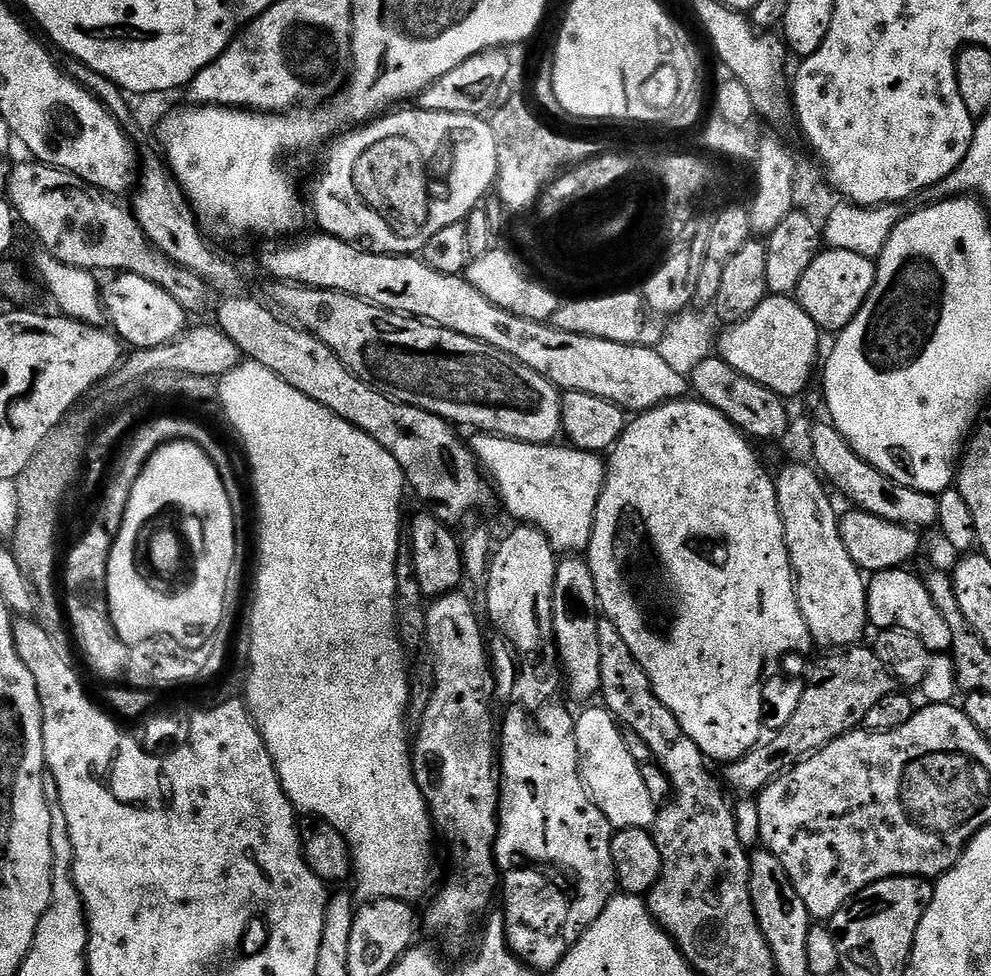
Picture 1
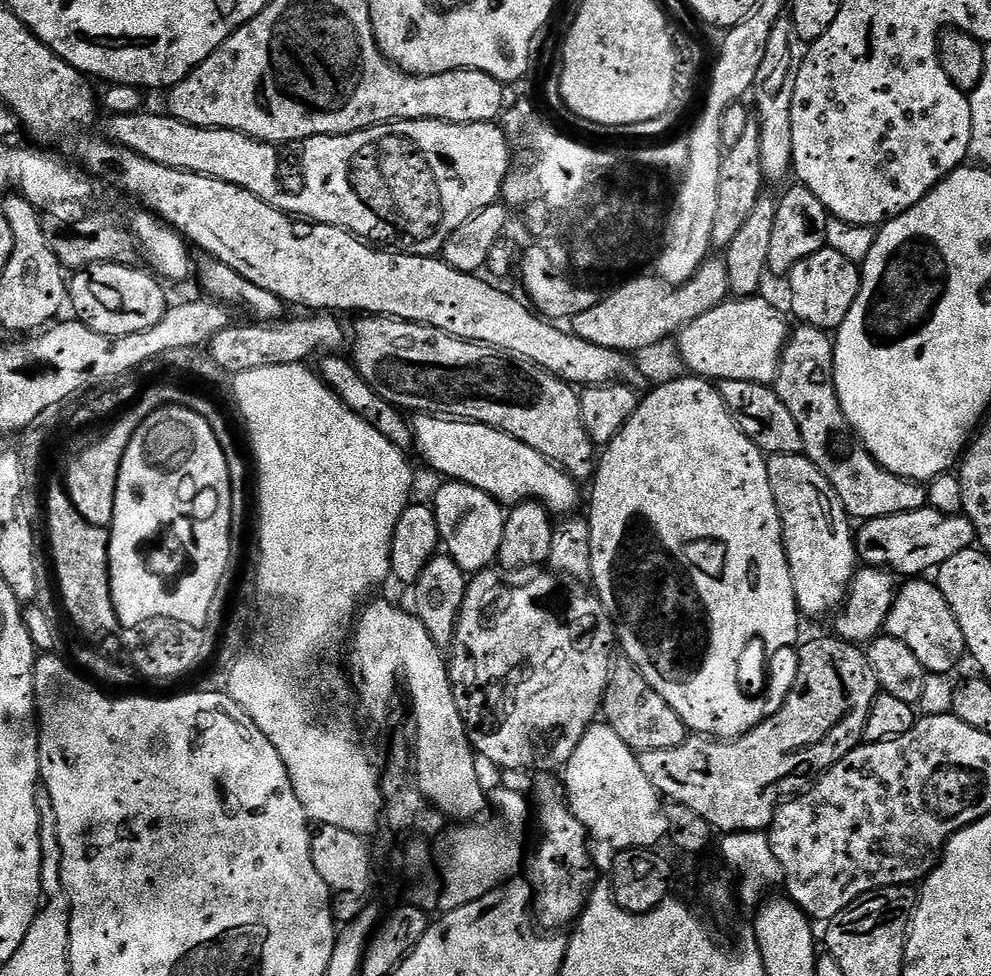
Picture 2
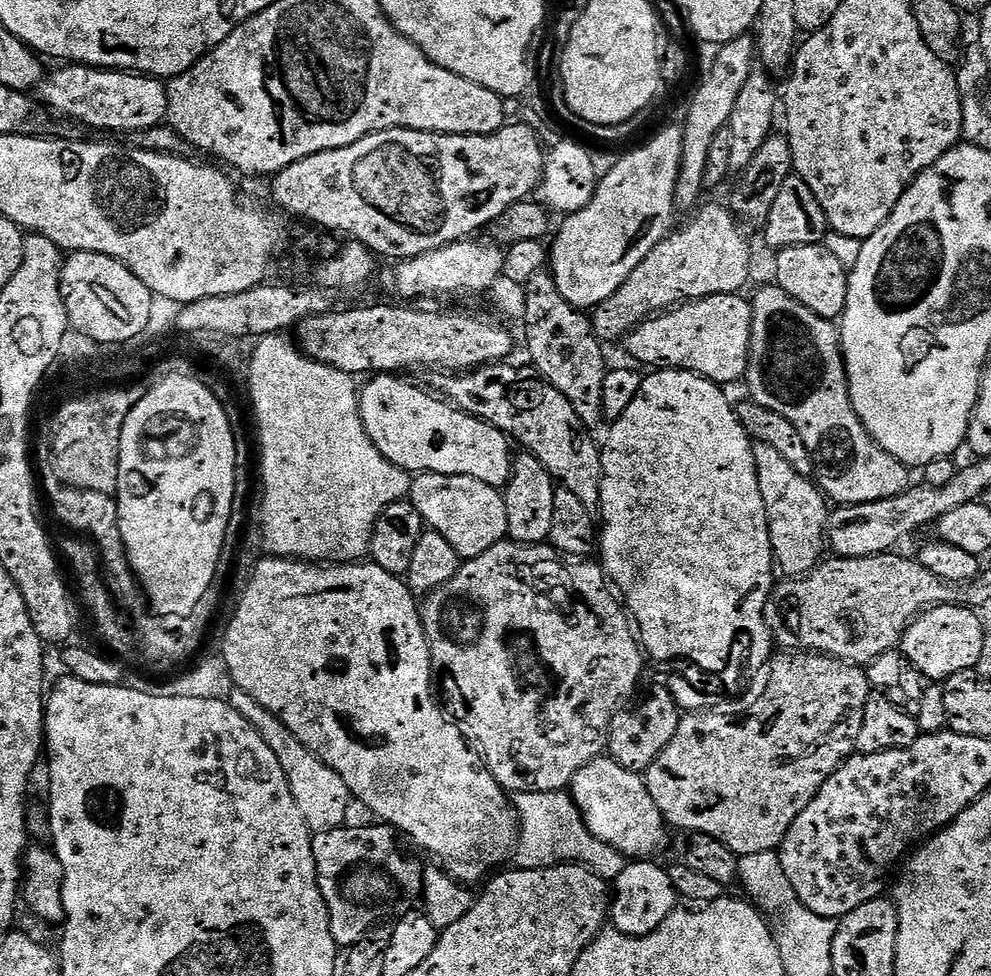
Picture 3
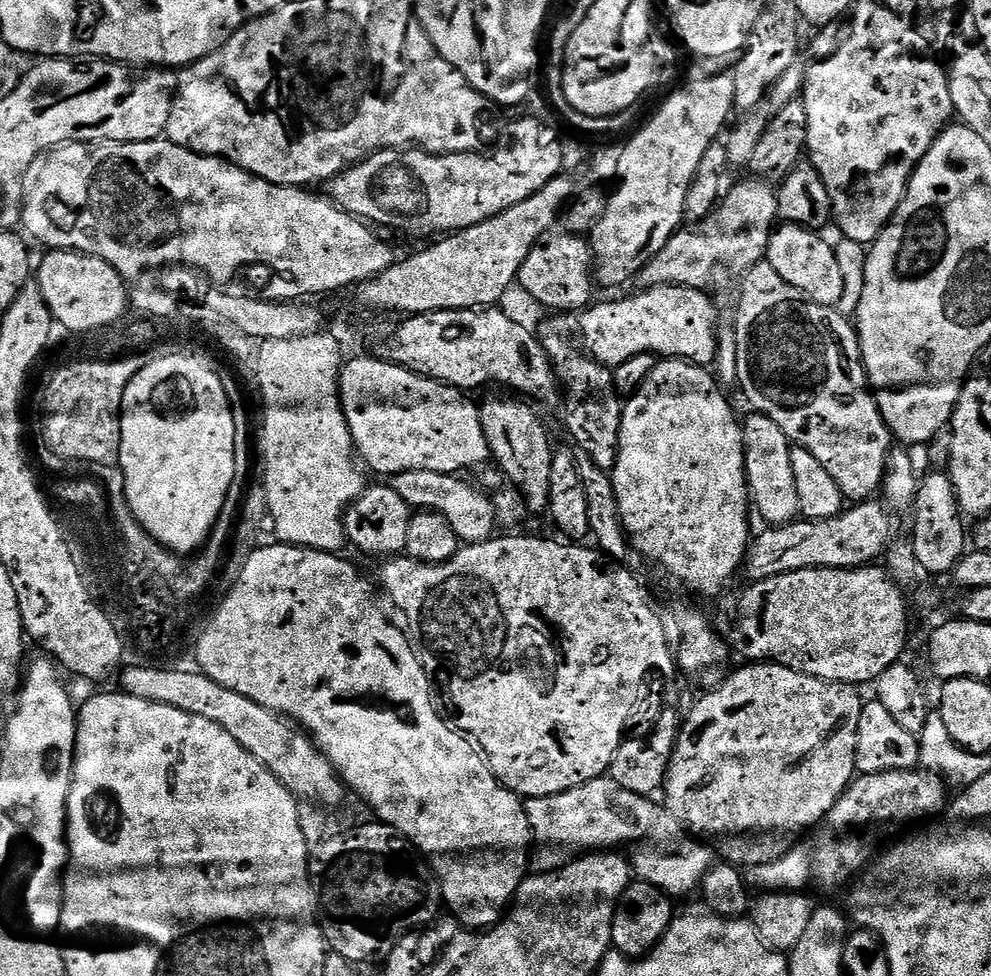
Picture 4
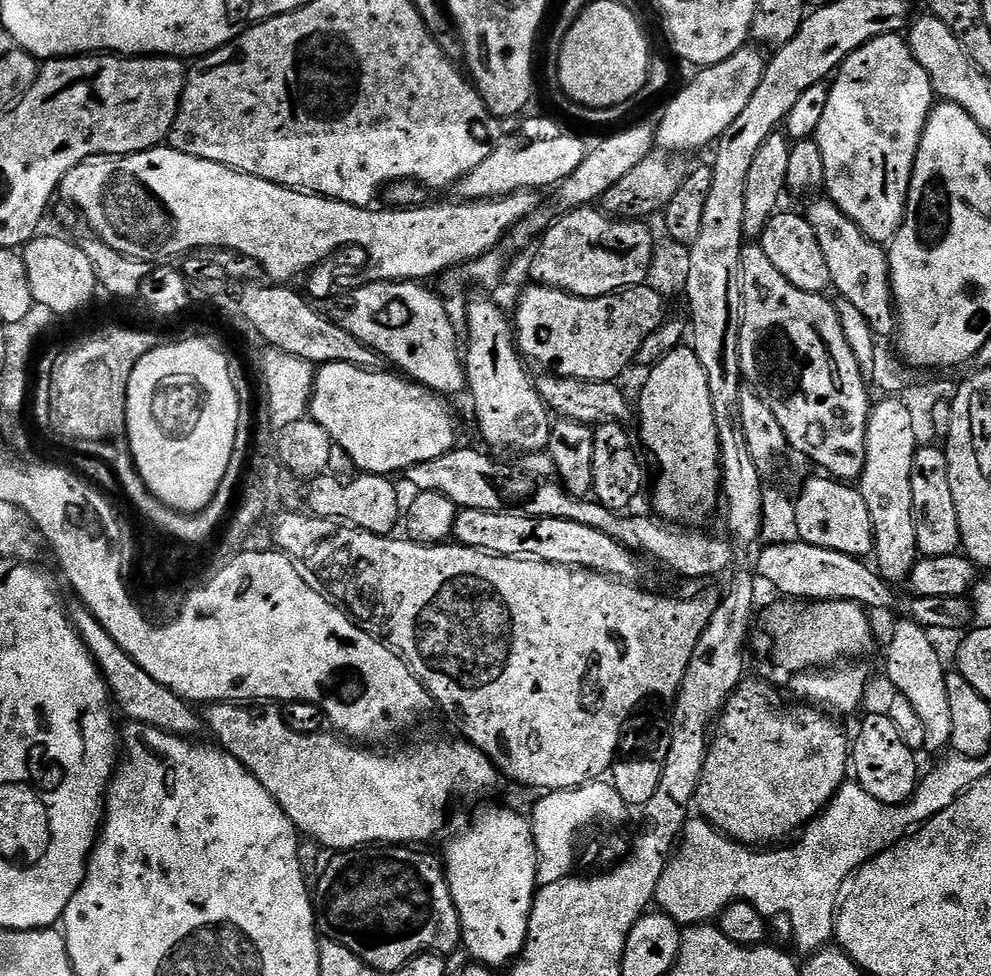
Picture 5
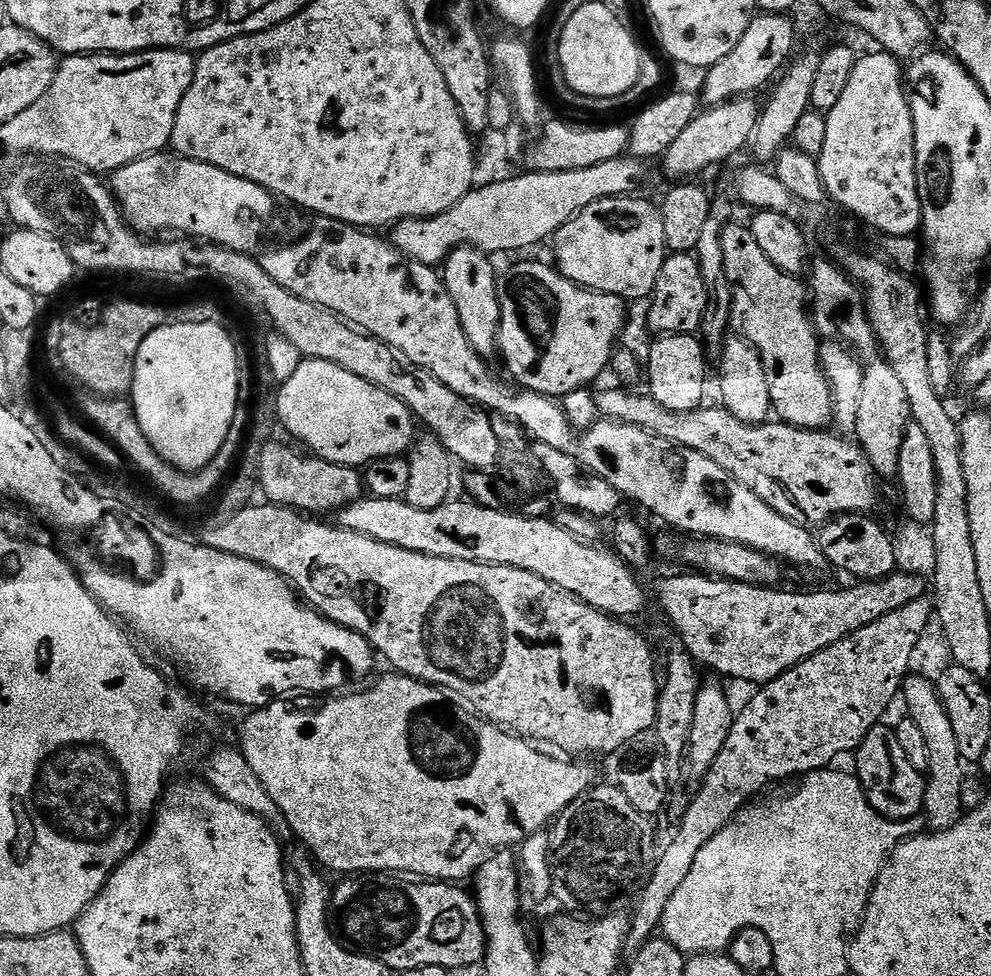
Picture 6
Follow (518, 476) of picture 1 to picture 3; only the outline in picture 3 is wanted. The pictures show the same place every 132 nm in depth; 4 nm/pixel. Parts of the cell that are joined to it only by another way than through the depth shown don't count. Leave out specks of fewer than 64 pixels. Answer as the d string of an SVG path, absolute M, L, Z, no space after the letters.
M376 374L358 392L364 429L384 457L409 474L469 475L503 489L512 477L514 451L509 437L447 399L435 400L418 385L400 379L404 378L396 374Z

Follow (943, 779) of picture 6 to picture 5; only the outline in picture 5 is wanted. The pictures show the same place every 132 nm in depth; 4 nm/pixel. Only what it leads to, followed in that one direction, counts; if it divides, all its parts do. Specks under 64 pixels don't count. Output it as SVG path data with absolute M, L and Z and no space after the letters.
M907 618L896 621L892 637L888 640L888 680L899 695L911 702L926 729L923 751L943 753L952 743L950 702L946 699L946 661L940 656L937 641L930 635L929 629Z

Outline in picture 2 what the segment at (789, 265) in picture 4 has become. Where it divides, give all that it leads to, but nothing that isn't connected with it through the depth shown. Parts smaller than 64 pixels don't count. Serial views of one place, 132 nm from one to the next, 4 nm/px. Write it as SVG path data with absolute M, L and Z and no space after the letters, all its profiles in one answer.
M827 246L810 254L810 258L802 258L786 277L788 292L792 295L792 312L797 321L812 328L840 329L846 314L850 314L850 306L854 306L854 298L858 298L860 274L861 269L854 261Z

